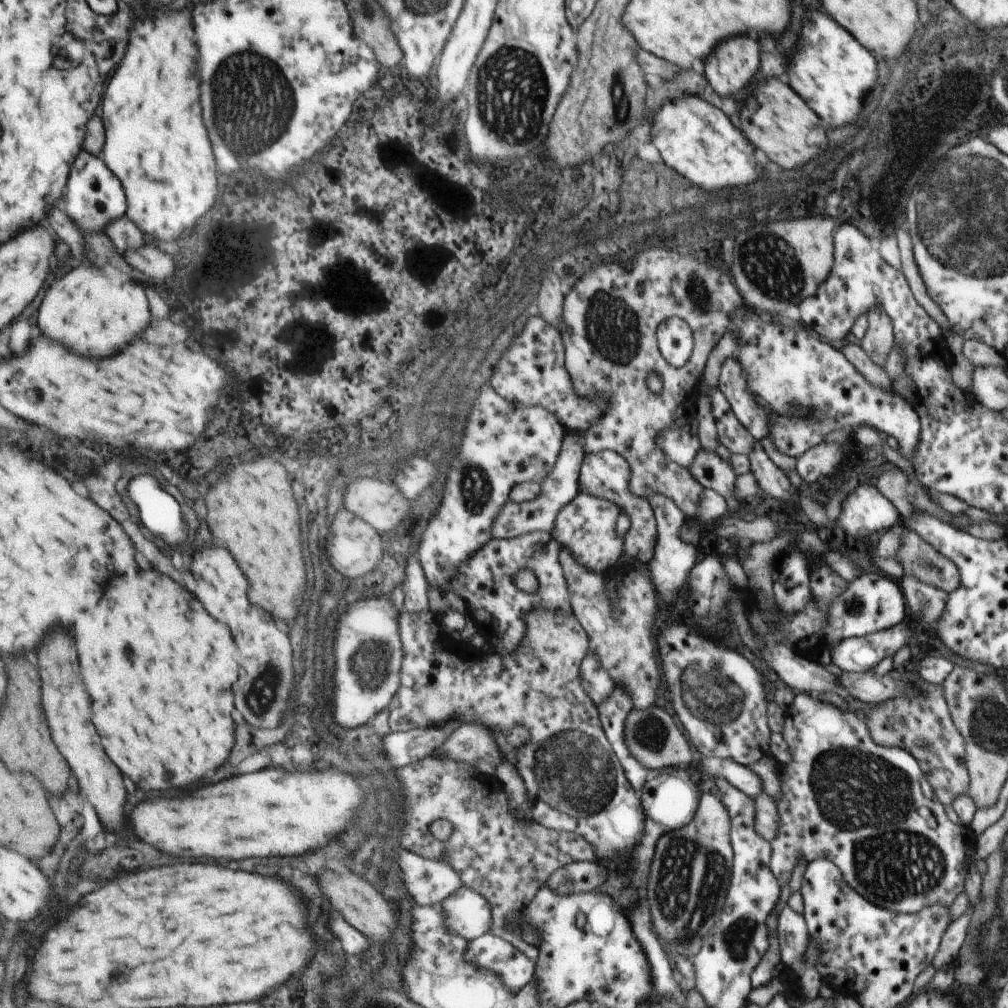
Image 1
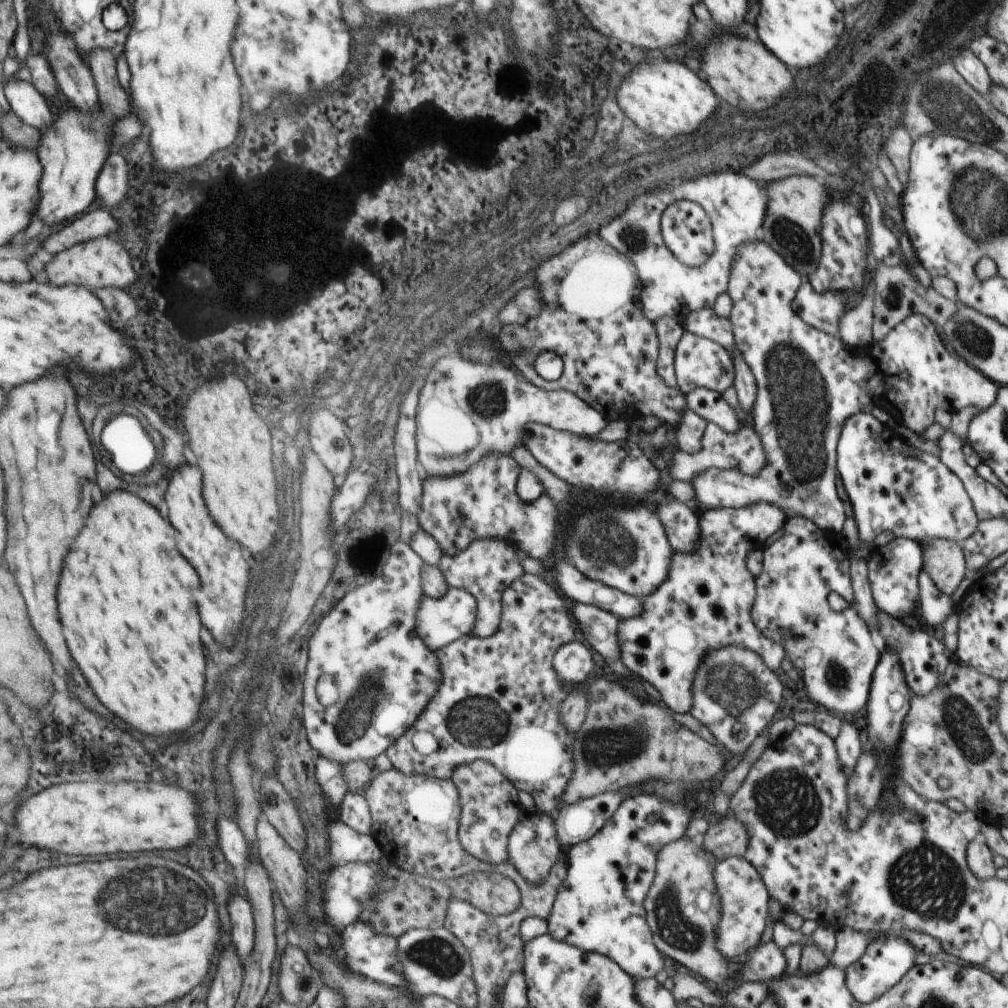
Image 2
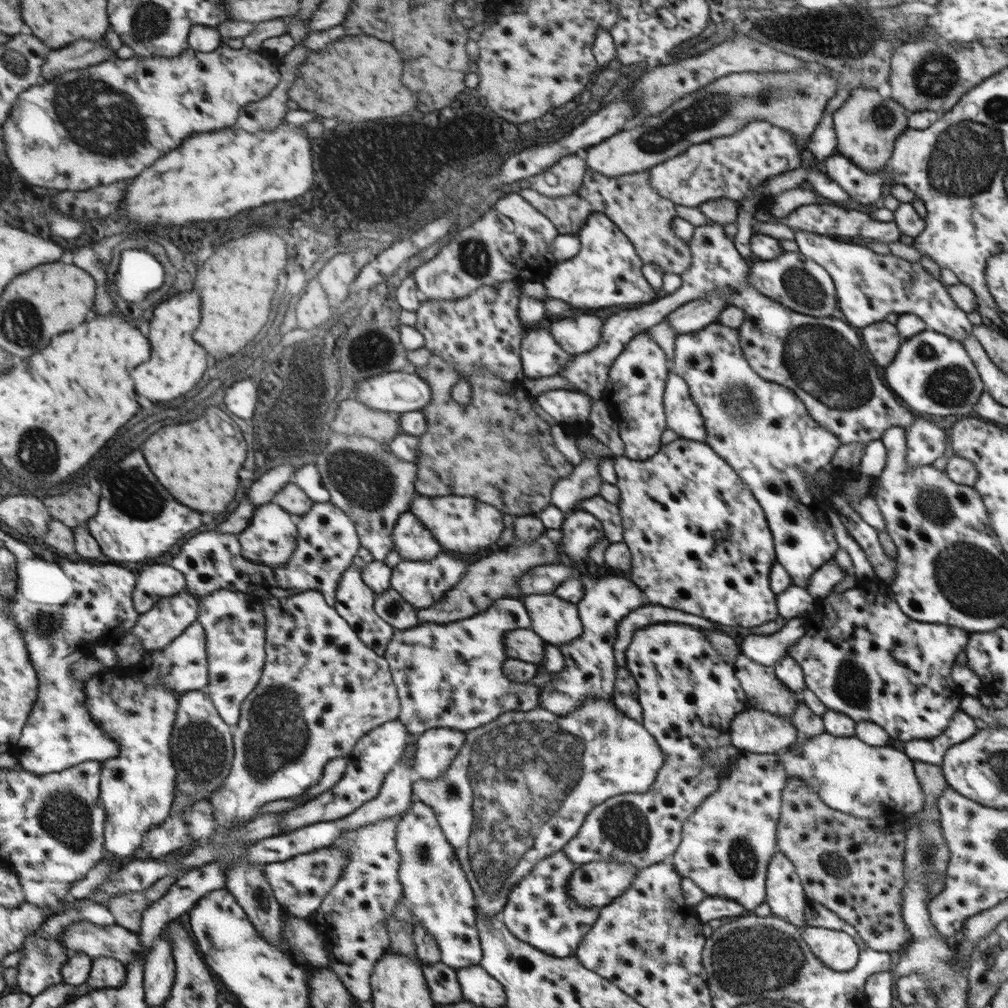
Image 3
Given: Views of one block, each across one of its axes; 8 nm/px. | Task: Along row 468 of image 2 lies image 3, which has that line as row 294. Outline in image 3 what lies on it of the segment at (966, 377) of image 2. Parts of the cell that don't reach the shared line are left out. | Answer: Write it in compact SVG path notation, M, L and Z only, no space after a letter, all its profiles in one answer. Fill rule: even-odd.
M783 251L780 256L771 261L757 260L750 264L749 282L768 298L781 302L790 310L799 311L800 314L811 317L834 317L838 310L836 302L833 277L829 271L820 269L817 262L806 258L800 251ZM710 293L708 297L683 304L666 318L678 335L696 333L710 323L716 322L723 307L723 296Z

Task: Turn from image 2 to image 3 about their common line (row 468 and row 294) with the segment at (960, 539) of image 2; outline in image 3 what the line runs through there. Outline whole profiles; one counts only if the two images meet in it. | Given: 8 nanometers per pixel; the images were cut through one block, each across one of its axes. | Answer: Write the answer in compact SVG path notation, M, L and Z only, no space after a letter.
M802 230L794 231L794 238L802 254L810 258L820 266L820 269L829 271L833 281L837 283L838 302L841 305L840 316L846 318L848 322L853 323L858 328L866 328L875 322L884 320L888 314L916 314L926 324L928 330L938 331L940 334L949 335L951 339L958 341L964 340L973 334L973 324L970 323L967 312L954 302L950 296L947 286L942 280L938 280L933 274L930 274L922 263L910 262L889 254L876 254L868 250L866 246L856 243L846 243L838 241L832 237L818 235Z

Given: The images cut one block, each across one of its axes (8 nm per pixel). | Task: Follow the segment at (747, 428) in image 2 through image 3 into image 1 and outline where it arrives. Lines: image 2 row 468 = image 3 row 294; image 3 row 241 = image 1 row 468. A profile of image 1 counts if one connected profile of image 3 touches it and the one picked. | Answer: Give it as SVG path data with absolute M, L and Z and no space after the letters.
M700 448L689 470L702 486L718 492L726 500L728 512L735 514L742 501L734 490L737 472L730 462L720 458L714 450Z

